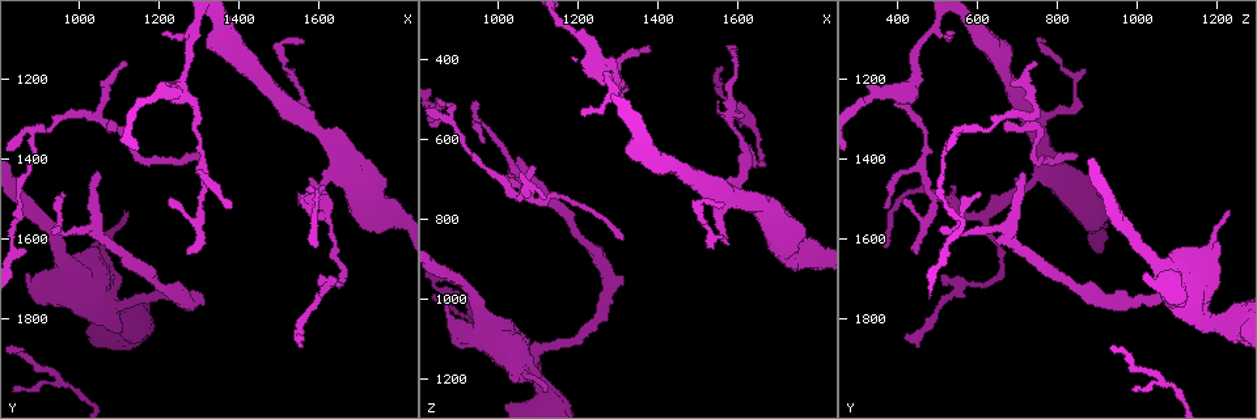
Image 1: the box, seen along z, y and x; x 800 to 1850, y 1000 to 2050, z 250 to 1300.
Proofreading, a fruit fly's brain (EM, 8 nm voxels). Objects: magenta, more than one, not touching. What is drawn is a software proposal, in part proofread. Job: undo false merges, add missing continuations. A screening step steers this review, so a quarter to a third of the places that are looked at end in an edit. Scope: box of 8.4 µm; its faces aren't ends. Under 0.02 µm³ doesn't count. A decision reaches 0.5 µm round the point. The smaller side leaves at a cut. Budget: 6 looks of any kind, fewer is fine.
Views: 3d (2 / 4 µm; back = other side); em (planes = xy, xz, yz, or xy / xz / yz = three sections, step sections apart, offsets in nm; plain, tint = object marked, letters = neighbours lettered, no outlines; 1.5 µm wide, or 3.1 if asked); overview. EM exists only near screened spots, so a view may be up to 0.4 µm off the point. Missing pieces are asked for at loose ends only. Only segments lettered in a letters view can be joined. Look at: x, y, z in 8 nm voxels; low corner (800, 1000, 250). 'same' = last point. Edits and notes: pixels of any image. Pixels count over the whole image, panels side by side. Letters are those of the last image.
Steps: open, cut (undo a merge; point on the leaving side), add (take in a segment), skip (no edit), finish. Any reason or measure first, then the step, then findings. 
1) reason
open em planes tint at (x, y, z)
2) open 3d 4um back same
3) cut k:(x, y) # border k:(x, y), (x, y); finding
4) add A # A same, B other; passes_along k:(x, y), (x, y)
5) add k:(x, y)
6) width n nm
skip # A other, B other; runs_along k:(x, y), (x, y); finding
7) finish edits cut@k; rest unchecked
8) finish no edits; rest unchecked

abrupt turn
open em yz step 4 tint at (1560, 1245, 840)

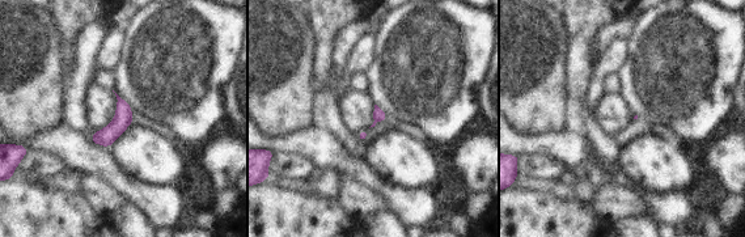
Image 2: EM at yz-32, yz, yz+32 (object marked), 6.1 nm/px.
another direction
open em planes letters same

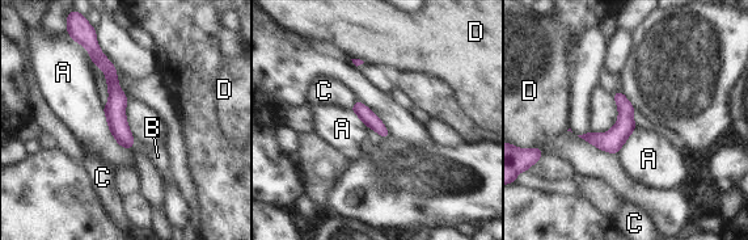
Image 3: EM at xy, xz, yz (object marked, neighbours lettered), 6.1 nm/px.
width 90 nm
skip # A other, B other, C other, D other; runs_along 3:(76, 29), (110, 72), (129, 144); one cell here

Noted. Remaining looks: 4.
open em planes letters at (1190, 1245, 330)

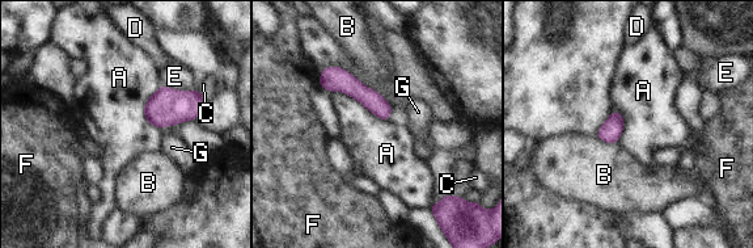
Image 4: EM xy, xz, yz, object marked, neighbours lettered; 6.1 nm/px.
width 120 nm
skip # A other, B other, C other, D other, E other, F other, G other; all the same cell

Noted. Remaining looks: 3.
free end
open 3d 4um at (895, 1750, 1125)

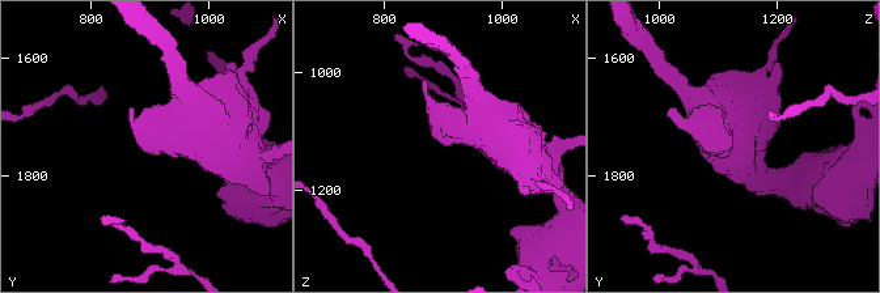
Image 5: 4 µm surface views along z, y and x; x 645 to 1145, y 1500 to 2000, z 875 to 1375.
need the tissue
open em planes tint at (890, 1745, 1115)

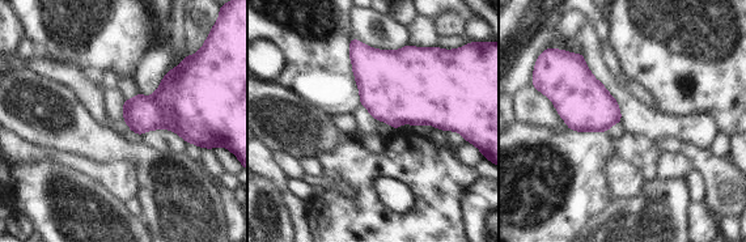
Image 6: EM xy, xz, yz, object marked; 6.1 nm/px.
see the neighbours
open em planes letters same

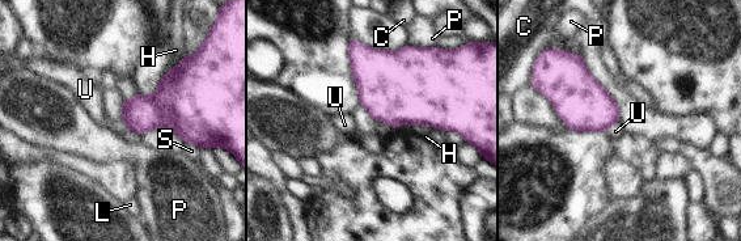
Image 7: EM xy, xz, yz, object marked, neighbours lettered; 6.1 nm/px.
skip # C other, H other, L other, P other, S other, U other; border 7:(619, 121), (605, 131); none of them fits

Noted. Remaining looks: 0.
finish no edits; rest unchecked

